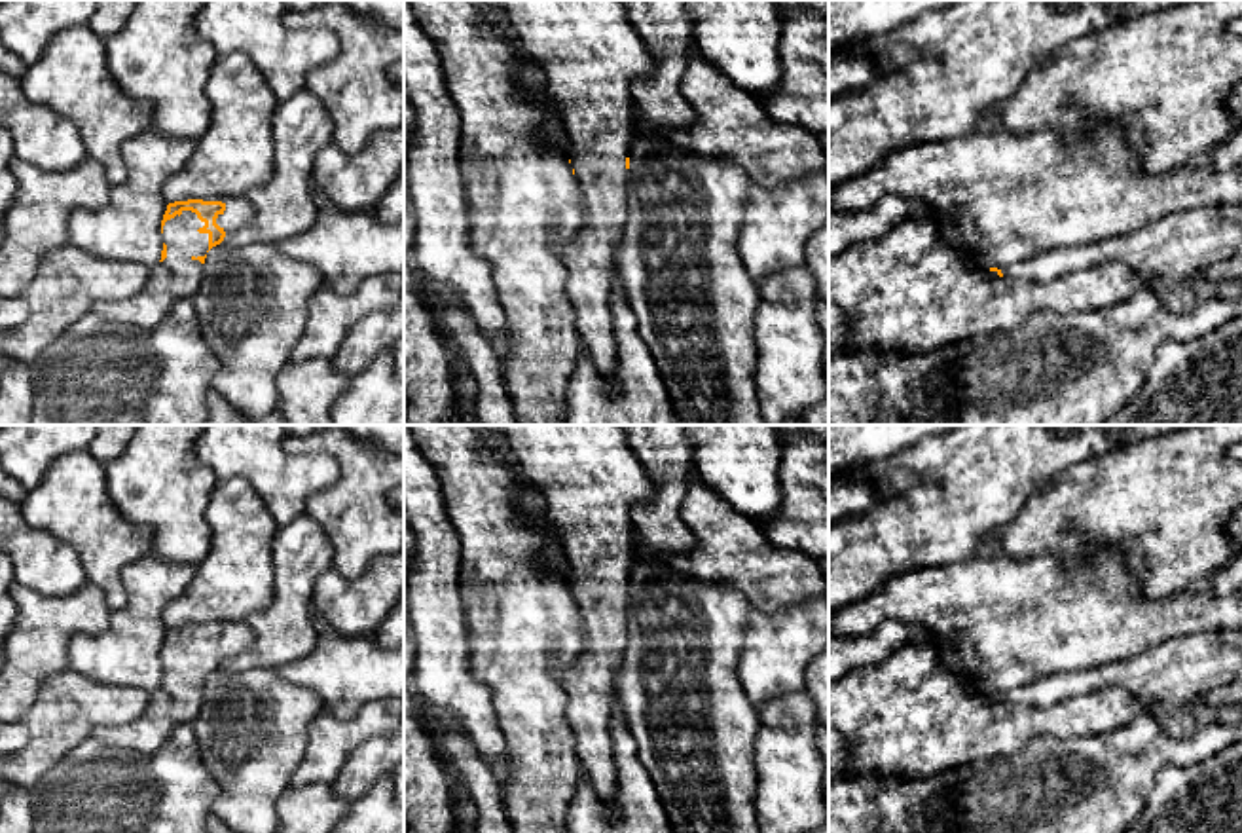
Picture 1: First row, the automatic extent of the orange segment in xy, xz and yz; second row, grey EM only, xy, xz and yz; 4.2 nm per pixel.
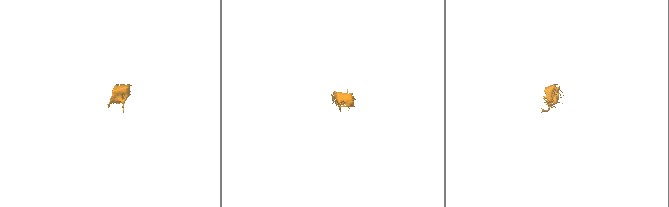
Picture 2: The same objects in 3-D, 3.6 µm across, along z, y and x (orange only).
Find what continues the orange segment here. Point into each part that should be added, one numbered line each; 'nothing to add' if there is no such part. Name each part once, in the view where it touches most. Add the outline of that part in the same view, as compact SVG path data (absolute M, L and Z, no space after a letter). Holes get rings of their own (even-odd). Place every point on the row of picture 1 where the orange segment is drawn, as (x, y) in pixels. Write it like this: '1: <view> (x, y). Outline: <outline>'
1: xy (179, 276). Outline: M192 211L167 220L161 233L167 258L152 268L142 290L123 300L99 300L93 311L140 330L161 324L171 307L182 298L192 298L201 285L203 264L197 258L209 250L209 233L197 231L203 226Z

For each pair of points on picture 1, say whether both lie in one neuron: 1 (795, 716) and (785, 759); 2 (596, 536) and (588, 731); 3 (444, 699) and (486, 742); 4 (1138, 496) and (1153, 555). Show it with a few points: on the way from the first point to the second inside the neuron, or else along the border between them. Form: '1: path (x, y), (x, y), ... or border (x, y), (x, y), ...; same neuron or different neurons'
1: path (787, 727), (785, 748); same neuron
2: path (600, 585), (600, 665), (592, 682); same neuron
3: path (456, 704), (482, 731); same neuron
4: path (1153, 511), (1153, 539); same neuron

